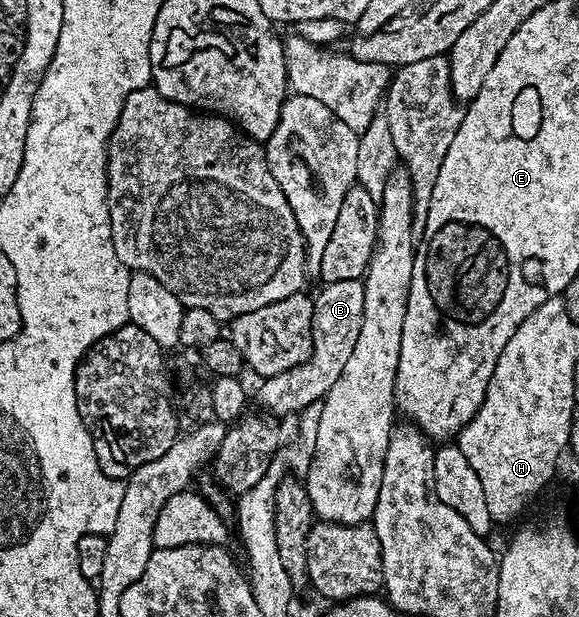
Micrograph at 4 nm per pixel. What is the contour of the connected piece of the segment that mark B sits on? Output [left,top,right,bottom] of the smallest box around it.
[258,279,365,416]

